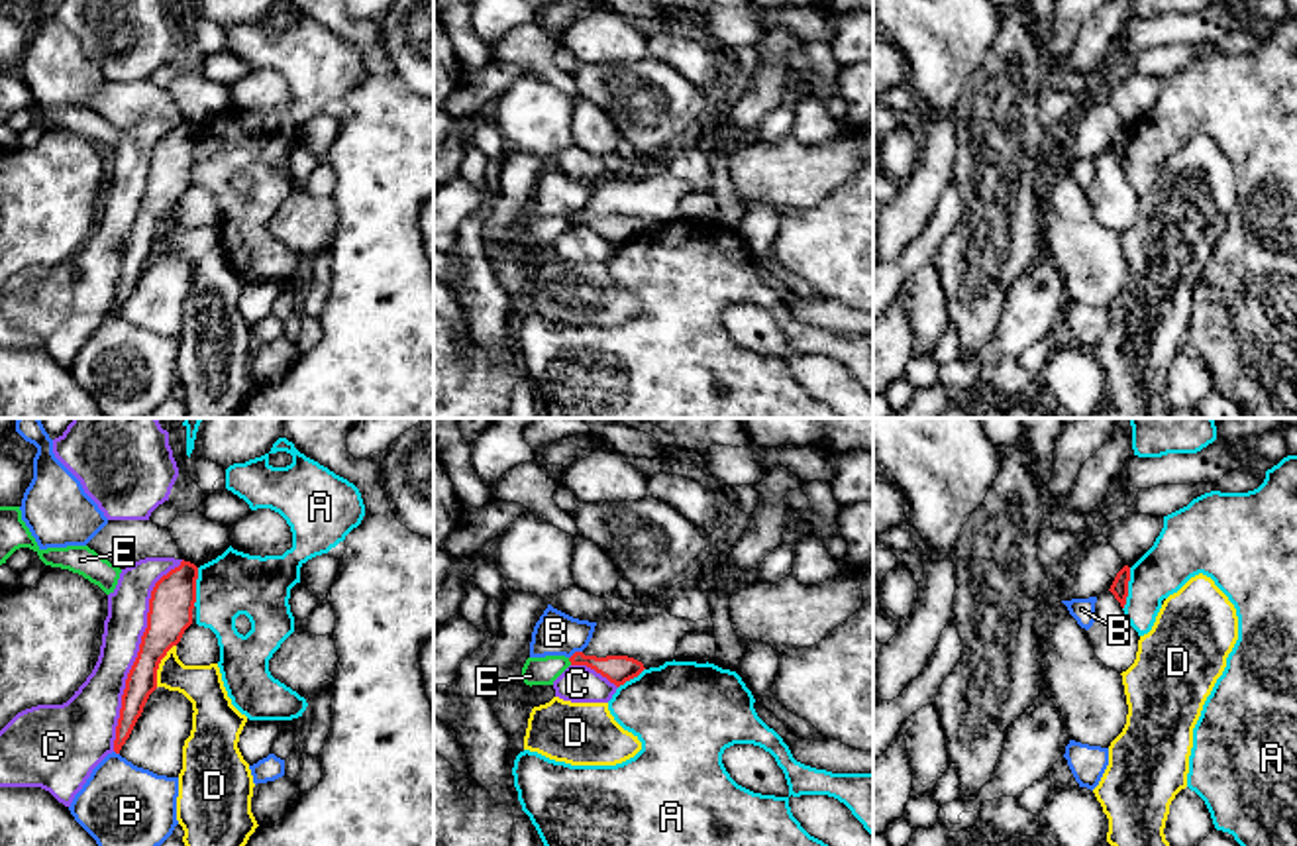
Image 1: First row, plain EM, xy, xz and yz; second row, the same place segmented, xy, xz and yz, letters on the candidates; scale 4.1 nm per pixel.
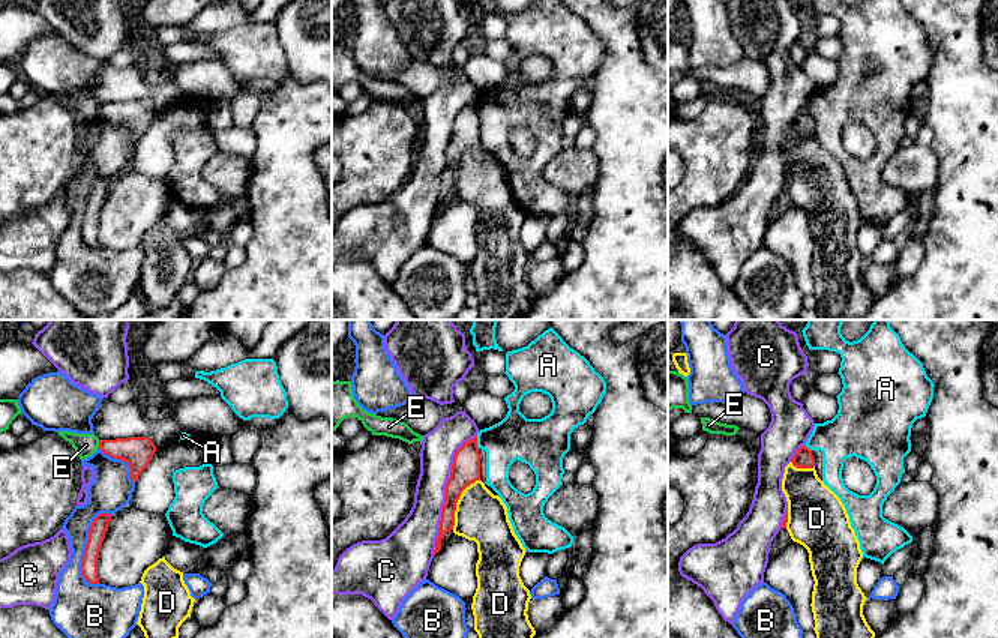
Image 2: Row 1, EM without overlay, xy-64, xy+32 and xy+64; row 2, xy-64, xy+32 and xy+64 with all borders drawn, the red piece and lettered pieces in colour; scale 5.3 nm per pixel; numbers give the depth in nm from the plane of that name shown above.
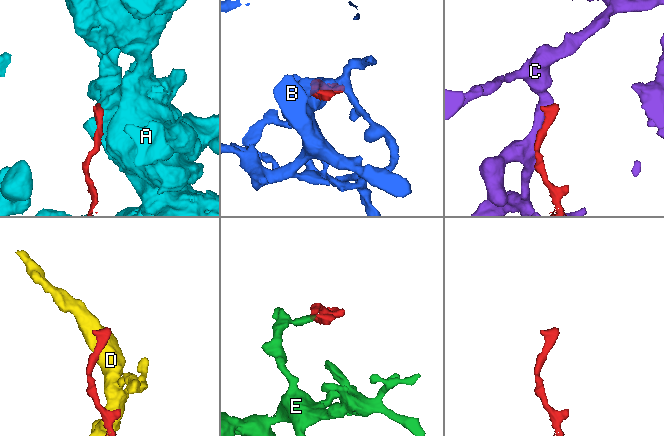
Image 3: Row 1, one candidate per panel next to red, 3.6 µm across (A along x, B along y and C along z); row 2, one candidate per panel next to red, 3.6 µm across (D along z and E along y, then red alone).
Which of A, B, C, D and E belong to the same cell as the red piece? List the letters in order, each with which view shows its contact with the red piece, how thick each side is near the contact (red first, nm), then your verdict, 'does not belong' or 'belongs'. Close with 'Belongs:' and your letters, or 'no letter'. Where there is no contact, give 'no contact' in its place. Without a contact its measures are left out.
A: contact in yz; calibres 70 and 220 nm; does not belong
B: contact in xz; calibres 120 and 180 nm; does not belong
C: contact in xy; calibres 180 and 190 nm; does not belong
D: contact in xy; calibres 180 and 170 nm; does not belong
E: contact in xz; calibres 120 and 110 nm; does not belong
Belongs: no letter

